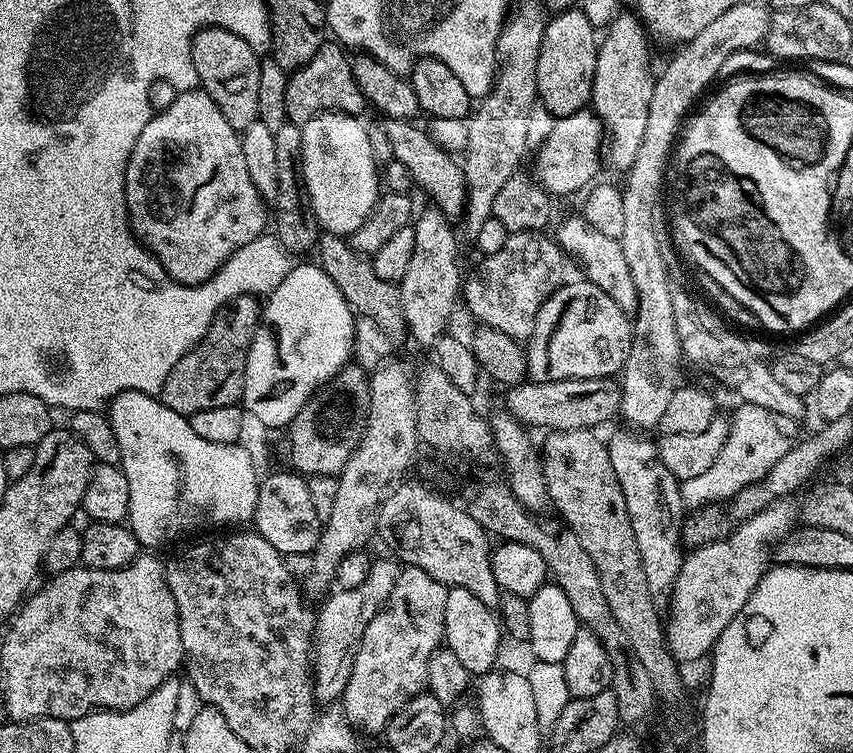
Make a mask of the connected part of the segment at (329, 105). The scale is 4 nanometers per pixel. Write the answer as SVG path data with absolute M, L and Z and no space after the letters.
M325 42L318 54L310 58L310 62L289 75L286 86L286 114L289 124L302 126L310 118L323 112L345 112L347 116L359 117L363 108L366 108L366 101L352 73L352 60L339 43Z

